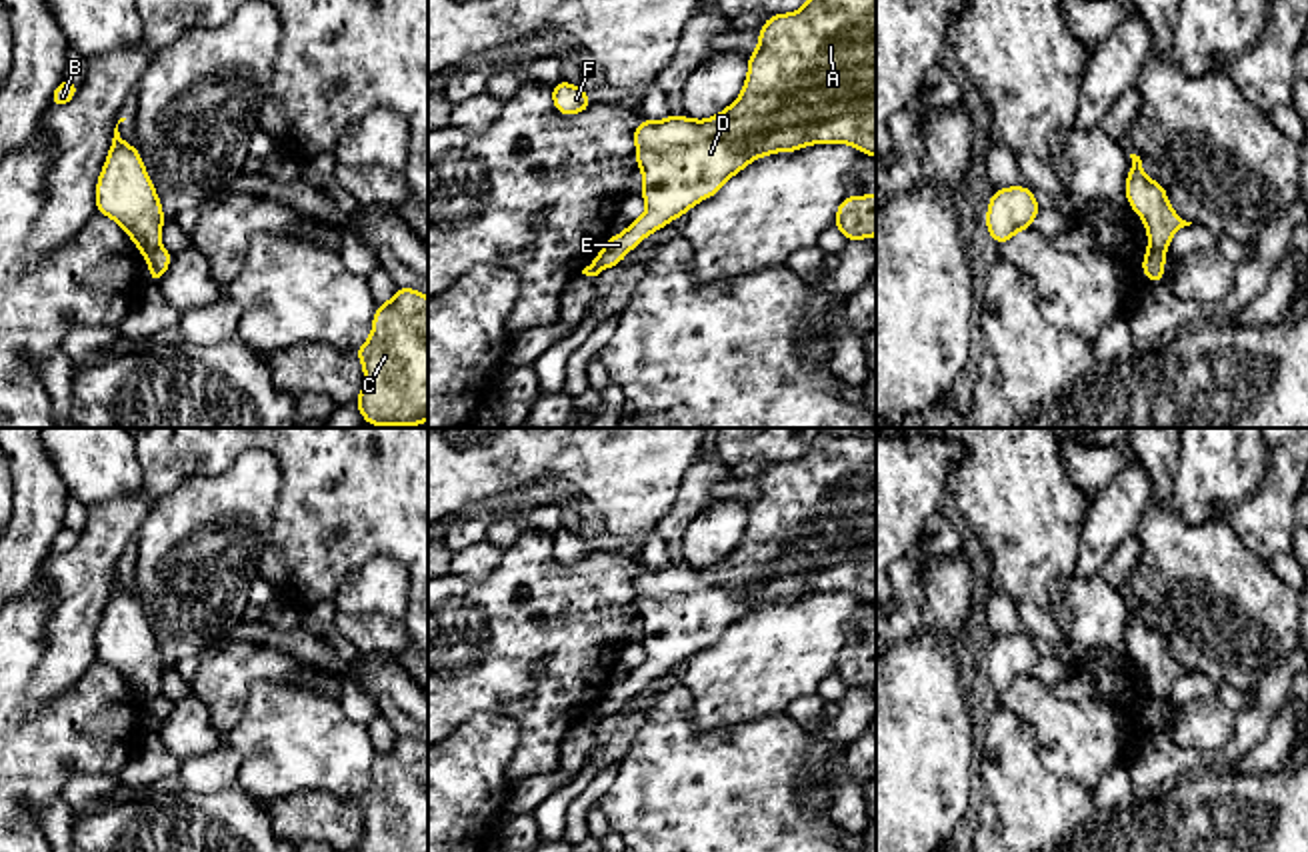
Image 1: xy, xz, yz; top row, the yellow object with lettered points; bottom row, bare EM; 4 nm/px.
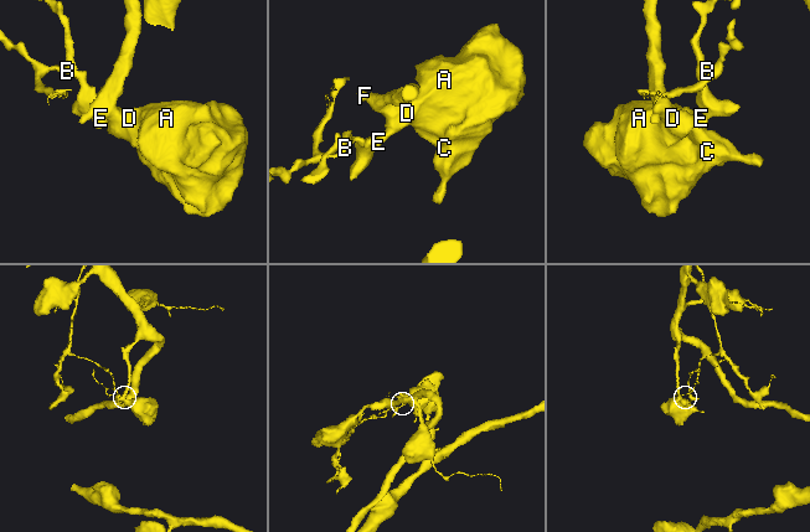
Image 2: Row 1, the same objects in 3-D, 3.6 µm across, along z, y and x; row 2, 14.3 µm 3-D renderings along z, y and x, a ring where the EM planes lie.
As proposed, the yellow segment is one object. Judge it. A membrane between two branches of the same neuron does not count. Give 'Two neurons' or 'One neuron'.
Two neurons

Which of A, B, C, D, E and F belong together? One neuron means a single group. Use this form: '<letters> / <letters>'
A C D E F / B

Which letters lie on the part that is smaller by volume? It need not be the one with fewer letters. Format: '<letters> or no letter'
B

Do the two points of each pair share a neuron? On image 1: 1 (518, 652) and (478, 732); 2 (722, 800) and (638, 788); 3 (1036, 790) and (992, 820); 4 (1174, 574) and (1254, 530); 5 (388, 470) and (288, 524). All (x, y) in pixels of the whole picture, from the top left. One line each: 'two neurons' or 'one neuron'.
1: two neurons
2: one neuron
3: one neuron
4: two neurons
5: one neuron

